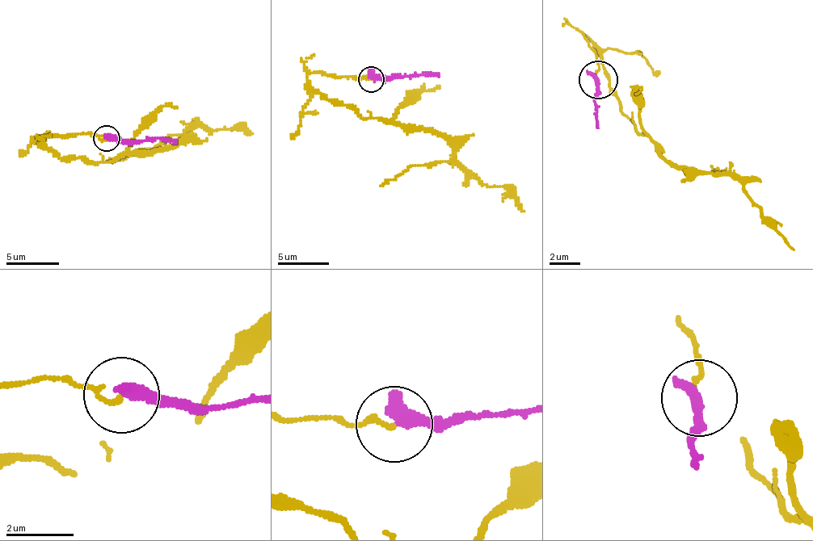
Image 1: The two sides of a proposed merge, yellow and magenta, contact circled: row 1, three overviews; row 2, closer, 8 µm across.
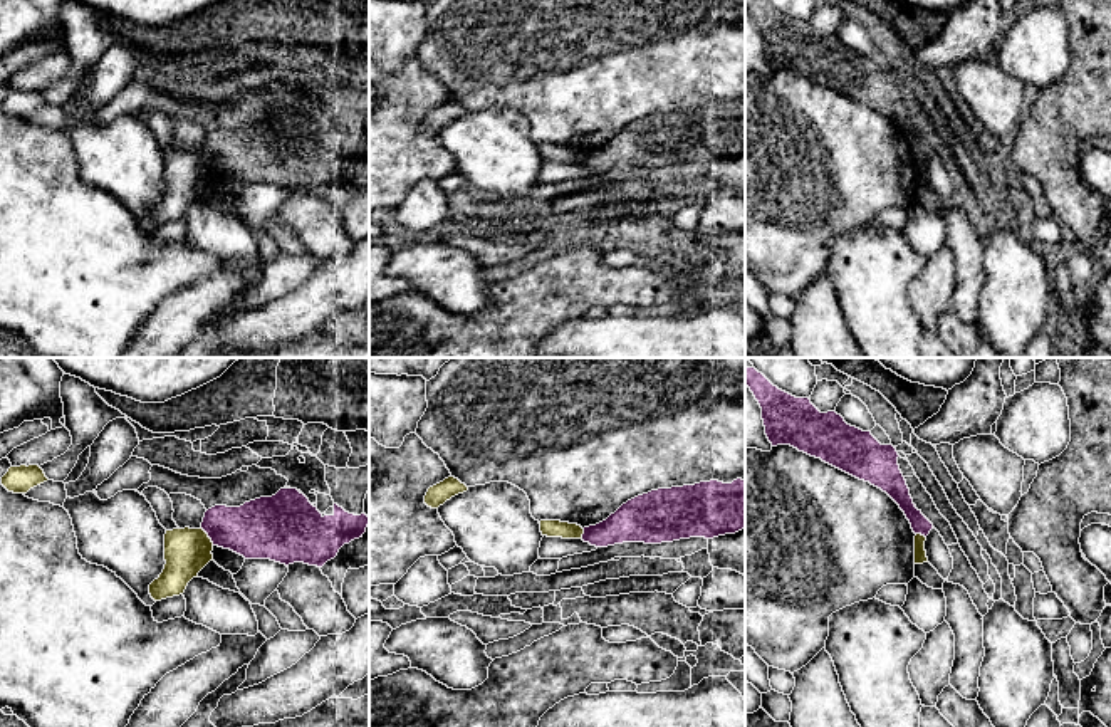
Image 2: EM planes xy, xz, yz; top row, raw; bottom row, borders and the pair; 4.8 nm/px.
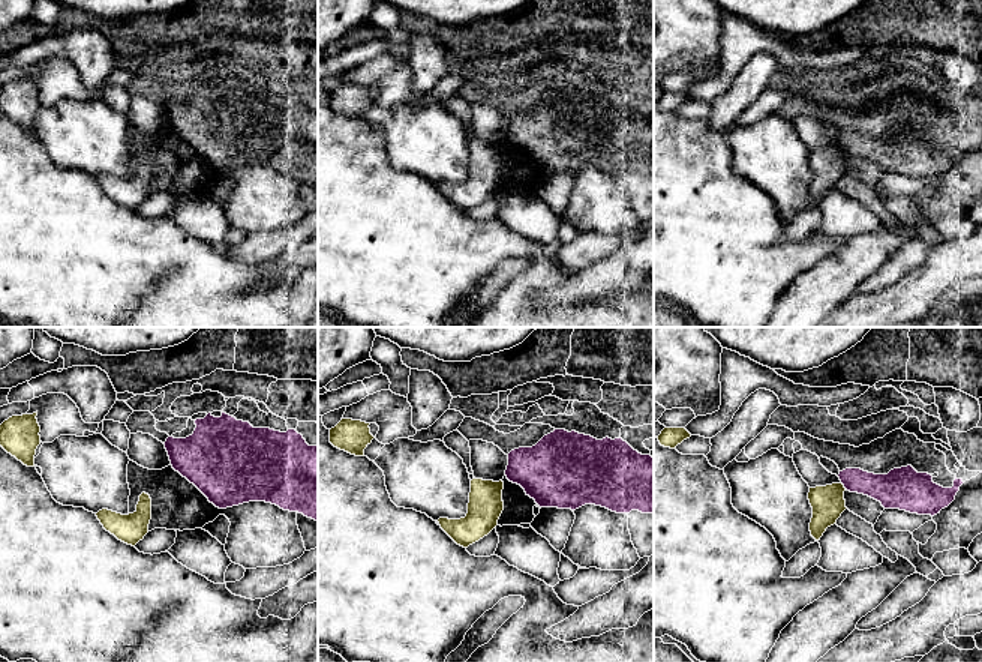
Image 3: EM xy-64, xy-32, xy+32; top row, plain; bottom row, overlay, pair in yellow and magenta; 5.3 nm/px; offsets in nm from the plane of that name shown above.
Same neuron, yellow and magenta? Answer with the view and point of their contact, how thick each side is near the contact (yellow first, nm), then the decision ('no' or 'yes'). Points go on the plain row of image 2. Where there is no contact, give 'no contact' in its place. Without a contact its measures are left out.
xy (207, 160) | 220/280 nm | no

